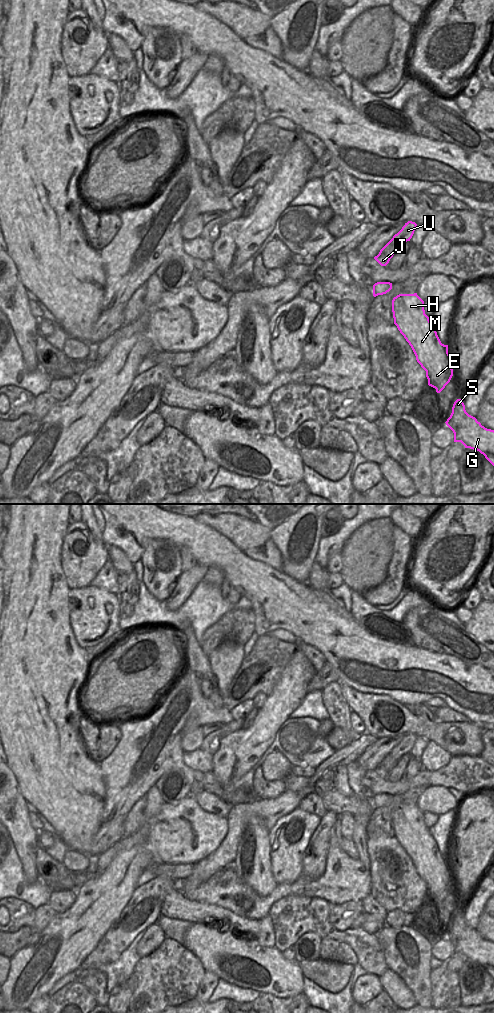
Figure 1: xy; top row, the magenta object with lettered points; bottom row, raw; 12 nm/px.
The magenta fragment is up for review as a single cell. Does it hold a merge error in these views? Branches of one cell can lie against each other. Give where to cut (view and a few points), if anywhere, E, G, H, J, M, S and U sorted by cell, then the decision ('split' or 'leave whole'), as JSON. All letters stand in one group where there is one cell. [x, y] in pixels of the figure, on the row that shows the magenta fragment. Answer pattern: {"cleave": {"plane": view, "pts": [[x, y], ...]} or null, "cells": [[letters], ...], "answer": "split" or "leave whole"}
{"cleave": null, "cells": [["E", "G", "H", "J", "M", "S", "U"]], "answer": "leave whole"}

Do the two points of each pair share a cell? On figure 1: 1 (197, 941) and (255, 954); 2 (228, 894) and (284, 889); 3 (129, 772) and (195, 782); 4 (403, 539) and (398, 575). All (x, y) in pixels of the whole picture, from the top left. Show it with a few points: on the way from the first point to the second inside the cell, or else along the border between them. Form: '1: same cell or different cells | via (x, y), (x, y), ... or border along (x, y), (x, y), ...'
1: same cell | via (211, 945), (217, 947), (222, 952), (241, 954)
2: same cell | via (242, 894), (250, 901), (268, 901), (270, 899)
3: same cell | via (146, 764), (180, 765)
4: same cell | via (402, 548), (398, 566)

